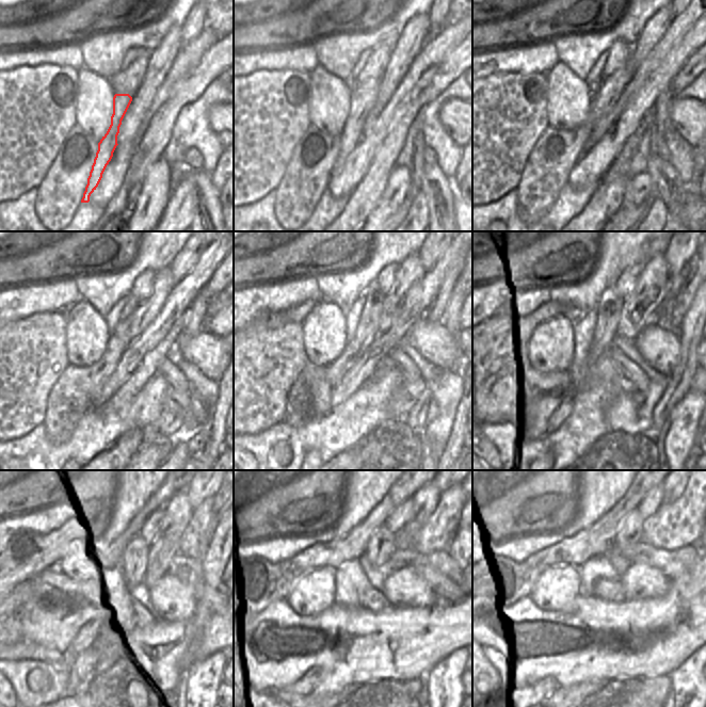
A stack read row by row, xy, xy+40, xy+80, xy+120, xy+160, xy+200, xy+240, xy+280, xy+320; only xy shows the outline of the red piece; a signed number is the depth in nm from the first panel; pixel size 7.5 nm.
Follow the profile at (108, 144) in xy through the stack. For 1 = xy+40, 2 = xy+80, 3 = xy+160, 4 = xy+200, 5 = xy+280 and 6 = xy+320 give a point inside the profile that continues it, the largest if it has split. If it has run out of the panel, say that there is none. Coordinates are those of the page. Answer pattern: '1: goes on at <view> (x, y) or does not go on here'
1: goes on at xy+40 (364, 95)
2: goes on at xy+80 (605, 95)
3: goes on at xy+160 (410, 272)
4: goes on at xy+200 (642, 307)
5: goes on at xy+280 (426, 499)
6: goes on at xy+320 (671, 492)

